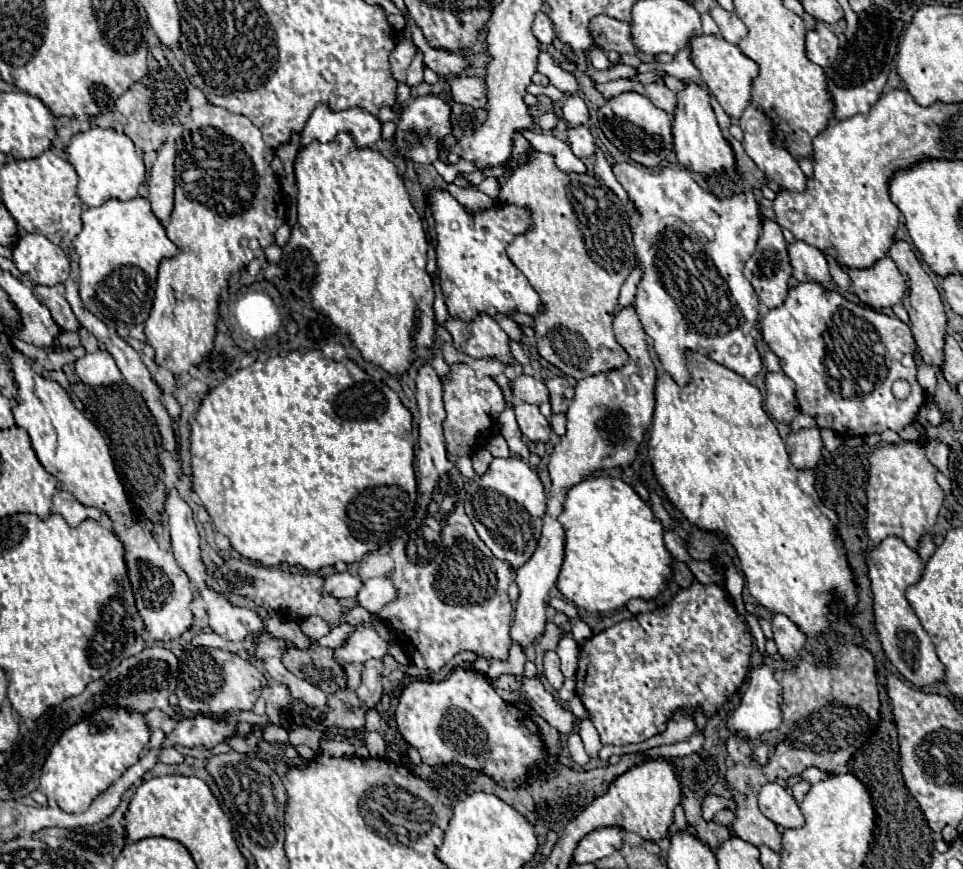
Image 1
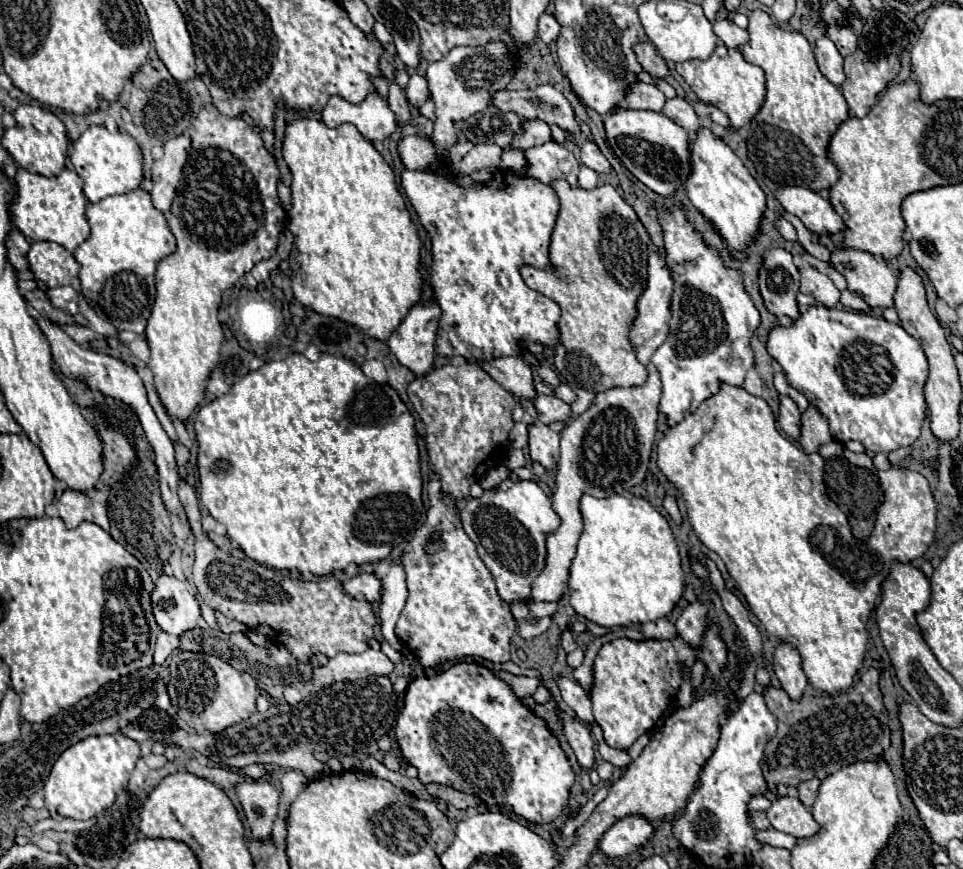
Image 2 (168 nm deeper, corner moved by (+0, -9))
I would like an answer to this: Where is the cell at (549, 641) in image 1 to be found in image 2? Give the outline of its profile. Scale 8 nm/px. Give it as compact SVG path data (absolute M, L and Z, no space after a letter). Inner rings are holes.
M499 672L497 676L501 680L505 680L519 698L533 696L537 686L539 686L539 680L537 678L529 678L529 676L515 676L515 674L509 674L509 672Z

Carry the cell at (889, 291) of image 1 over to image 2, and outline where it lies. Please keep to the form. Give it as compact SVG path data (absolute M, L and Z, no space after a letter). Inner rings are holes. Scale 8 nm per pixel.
M837 248L831 252L829 264L845 276L847 290L861 296L871 308L893 306L897 276L883 258L853 248Z

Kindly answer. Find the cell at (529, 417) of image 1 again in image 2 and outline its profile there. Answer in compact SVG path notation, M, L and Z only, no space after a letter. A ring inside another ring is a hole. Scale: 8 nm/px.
M545 424L529 426L529 450L531 460L539 462L547 470L555 468L559 462L559 434L551 432Z

